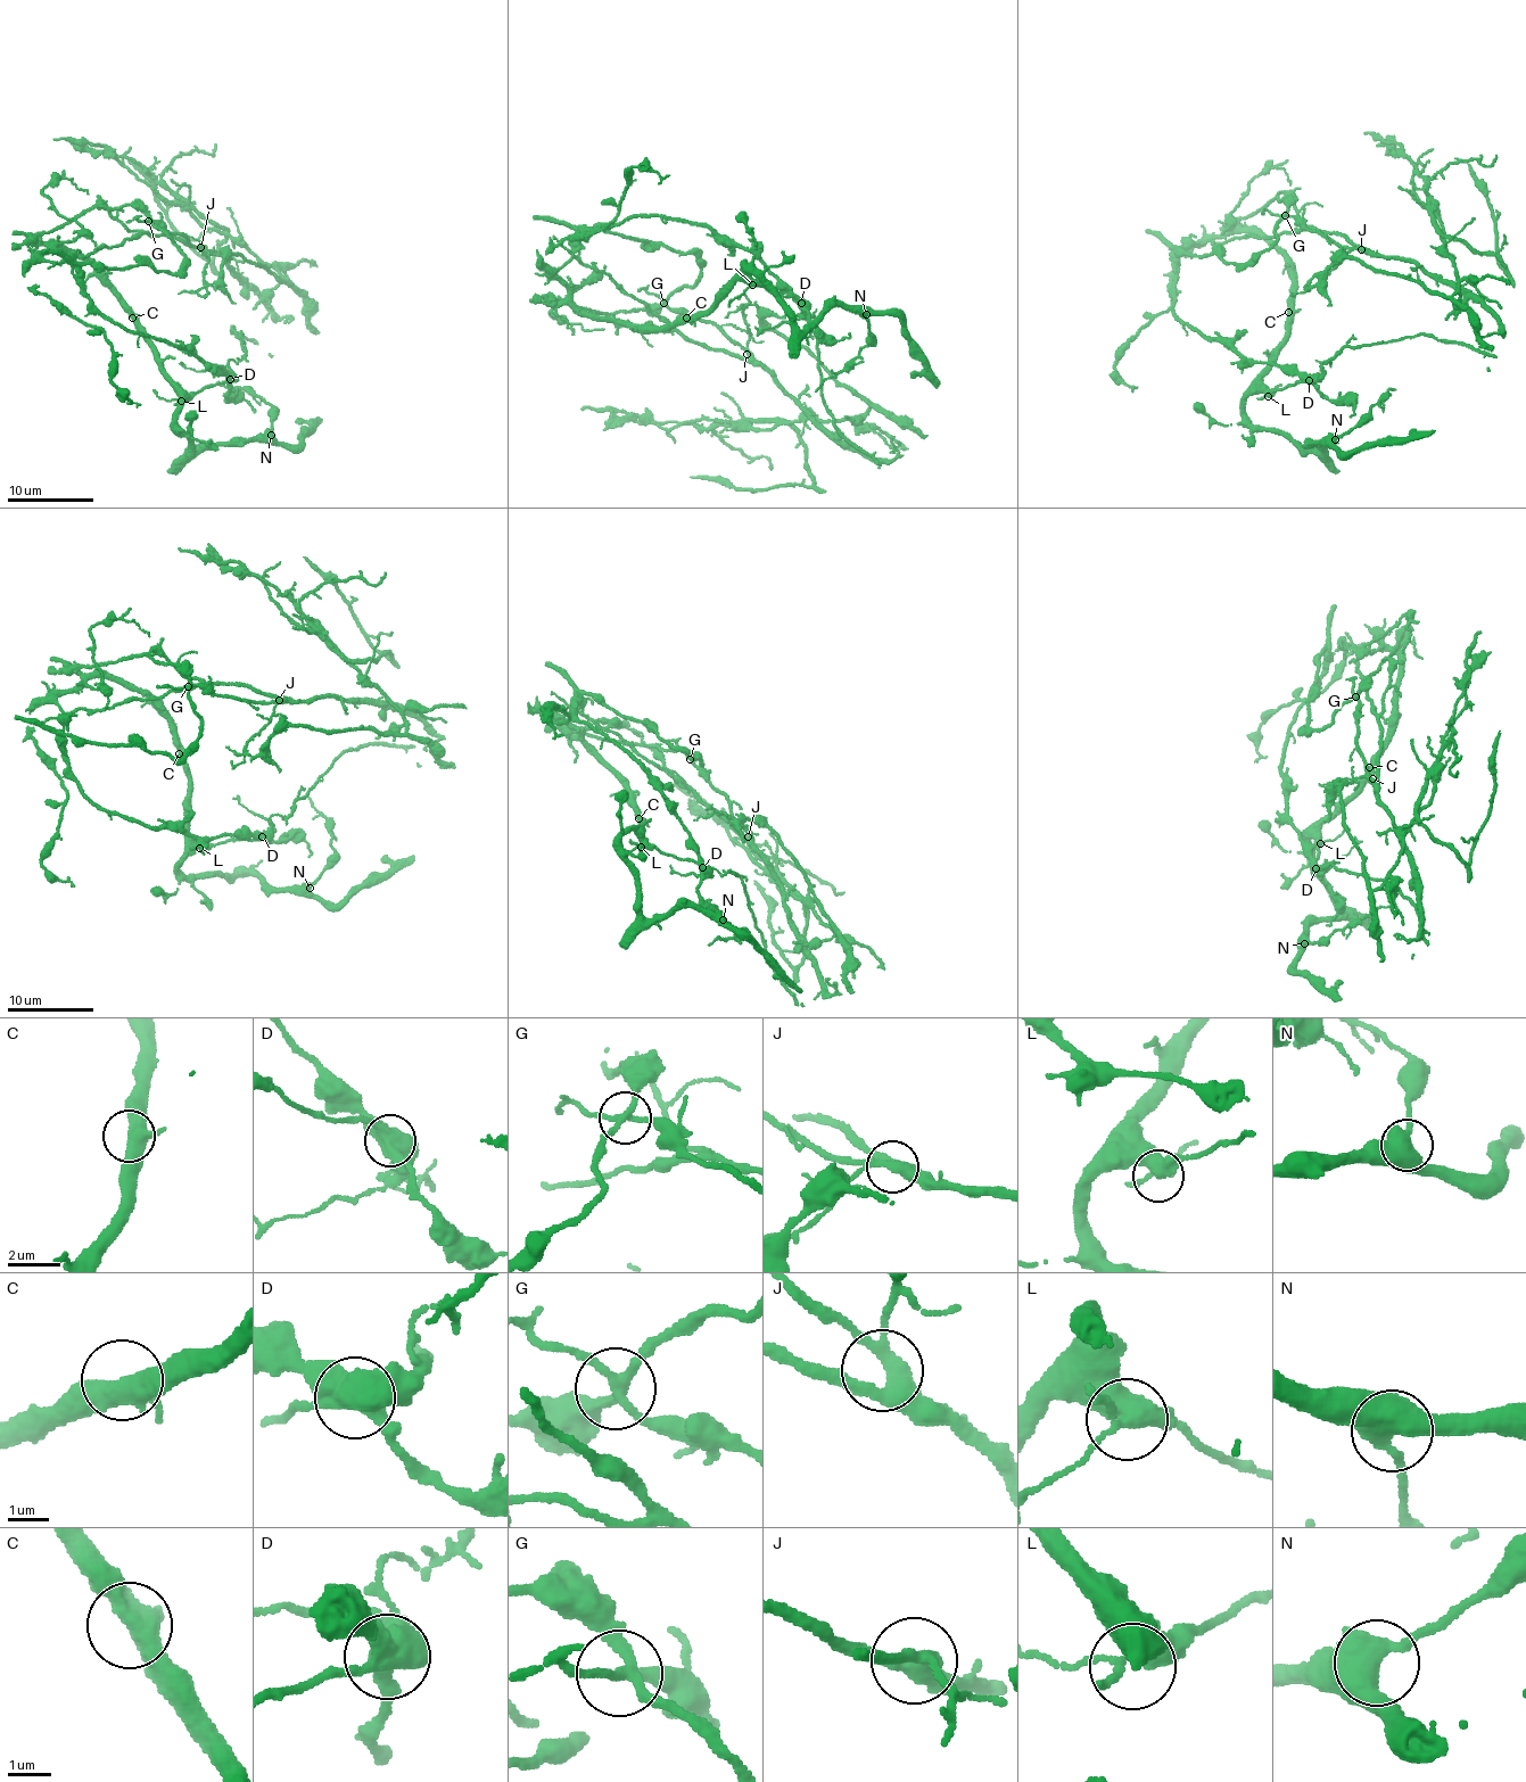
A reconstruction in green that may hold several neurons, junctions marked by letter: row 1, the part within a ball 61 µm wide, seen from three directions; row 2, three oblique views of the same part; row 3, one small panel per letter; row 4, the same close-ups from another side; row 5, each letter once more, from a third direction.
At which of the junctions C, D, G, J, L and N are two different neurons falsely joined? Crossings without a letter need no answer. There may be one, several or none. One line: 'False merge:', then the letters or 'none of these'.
False merge: D, G

